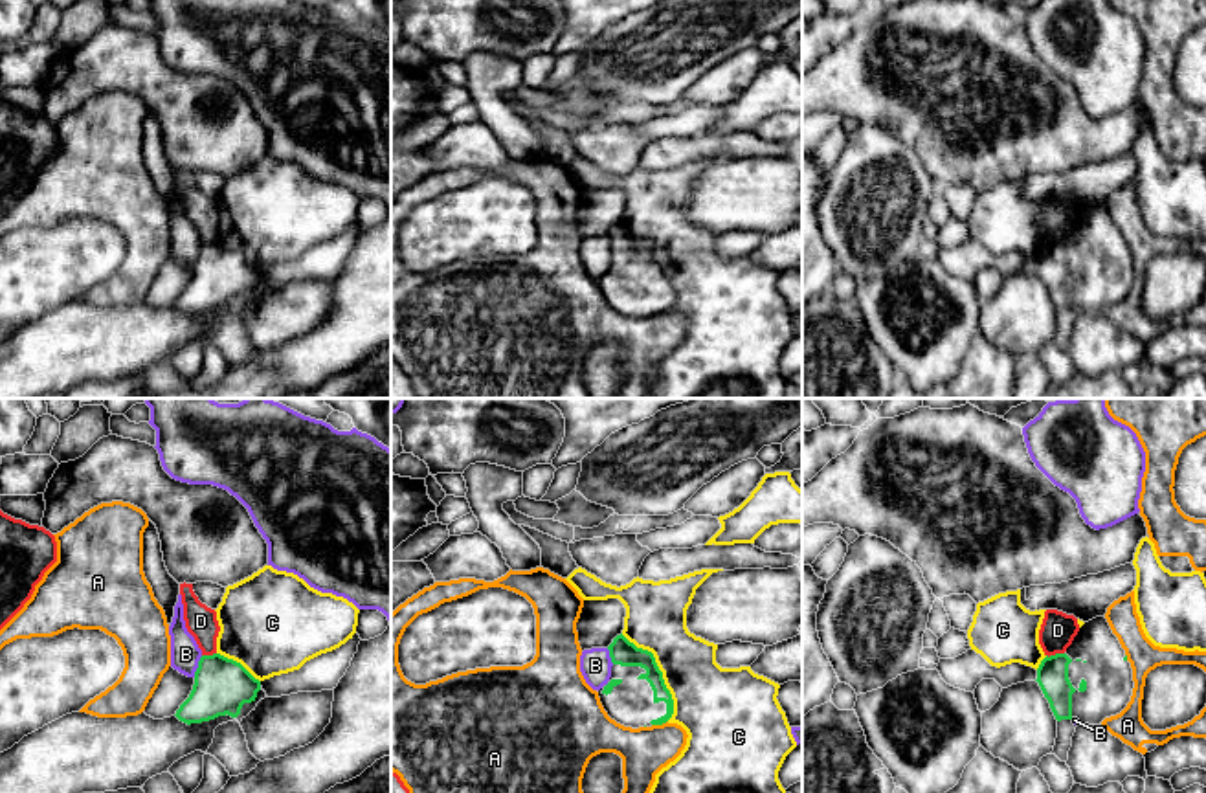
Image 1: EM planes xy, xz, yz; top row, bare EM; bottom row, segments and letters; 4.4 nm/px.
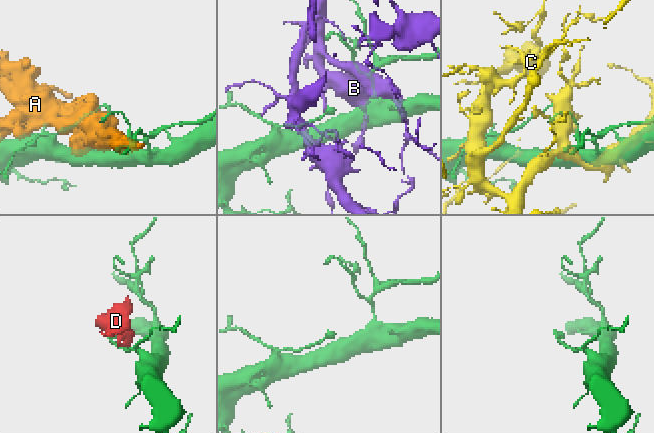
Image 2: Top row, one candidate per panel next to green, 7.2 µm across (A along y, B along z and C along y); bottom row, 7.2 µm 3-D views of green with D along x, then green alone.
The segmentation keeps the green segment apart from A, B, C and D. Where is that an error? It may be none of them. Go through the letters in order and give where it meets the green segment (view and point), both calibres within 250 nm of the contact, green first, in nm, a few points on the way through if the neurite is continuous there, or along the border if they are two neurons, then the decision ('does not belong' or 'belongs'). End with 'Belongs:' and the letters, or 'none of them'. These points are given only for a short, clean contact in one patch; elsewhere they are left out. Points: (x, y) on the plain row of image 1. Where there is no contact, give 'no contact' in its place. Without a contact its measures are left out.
A: xz (659, 312) | 80/220 nm | does not belong
B: xy (199, 256) | 240/130 nm | along xy (202, 245), (193, 265) | does not belong
C: xz (661, 261) | 120/320 nm | does not belong
D: yz (1056, 243) | 140/160 nm | along yz (1063, 241), (1047, 245) | does not belong
Belongs: none of them

